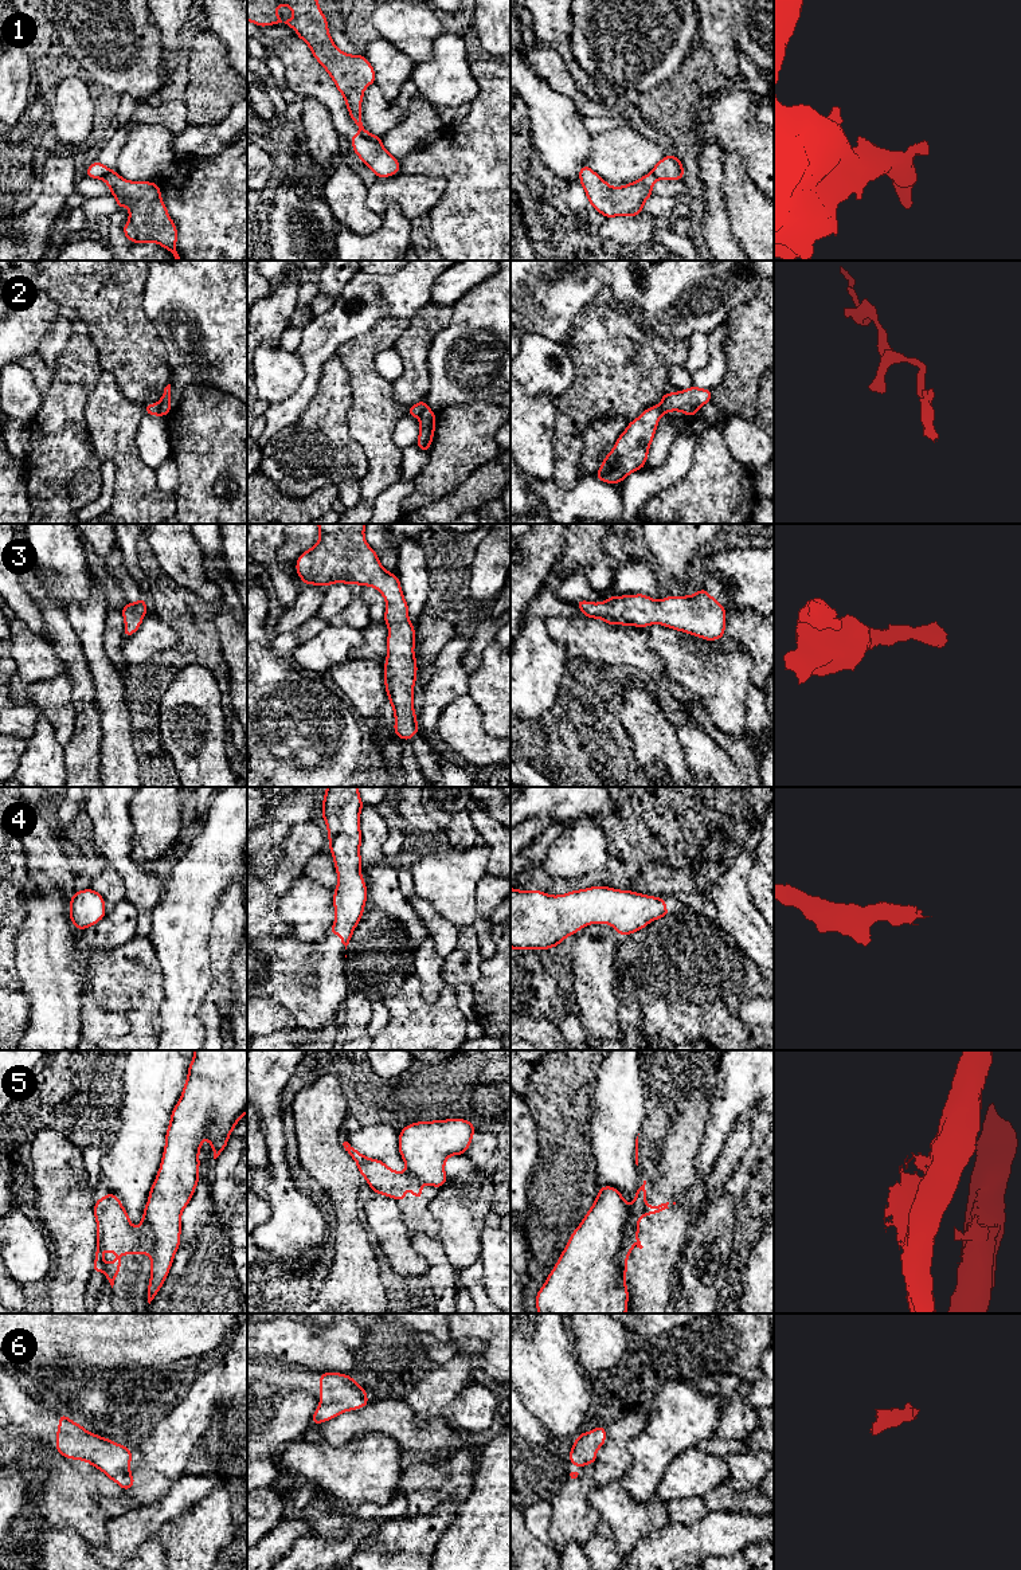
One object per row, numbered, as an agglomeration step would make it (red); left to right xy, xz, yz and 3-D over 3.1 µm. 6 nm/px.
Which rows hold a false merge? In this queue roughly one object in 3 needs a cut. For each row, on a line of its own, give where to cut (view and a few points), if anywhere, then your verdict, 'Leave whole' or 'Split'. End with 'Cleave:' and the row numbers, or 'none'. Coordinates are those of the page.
1: Split along xz (360, 132), (380, 143). Split
2: Split along xy (156, 403), (161, 414). Split
3: No split. Leave whole
4: No split. Leave whole
5: Split along yz (632, 1206), (619, 1255), (621, 1277), (625, 1284). Split
6: No split. Leave whole
Cleave: 1, 2, 5

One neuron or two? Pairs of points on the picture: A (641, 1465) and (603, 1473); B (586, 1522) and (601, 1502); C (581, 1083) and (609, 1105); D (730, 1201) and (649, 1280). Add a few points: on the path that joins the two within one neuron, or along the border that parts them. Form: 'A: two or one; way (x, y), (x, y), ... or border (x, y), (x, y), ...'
A: two; border (636, 1437), (629, 1443), (630, 1465), (619, 1480)
B: two; border (594, 1484), (589, 1492), (589, 1504), (602, 1520)
C: two; border (597, 1064), (597, 1108), (589, 1126)
D: two; border (689, 1217), (685, 1244), (673, 1273)

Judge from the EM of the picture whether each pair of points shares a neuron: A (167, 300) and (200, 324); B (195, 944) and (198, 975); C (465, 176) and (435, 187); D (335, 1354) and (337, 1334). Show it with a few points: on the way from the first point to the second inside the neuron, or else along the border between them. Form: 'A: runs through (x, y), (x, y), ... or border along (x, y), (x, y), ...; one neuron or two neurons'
A: runs through (175, 300), (192, 316); one neuron
B: runs through (195, 952), (195, 967); one neuron
C: border along (415, 173), (446, 184), (430, 211); two neurons
D: border along (321, 1336), (341, 1342), (358, 1363); two neurons

